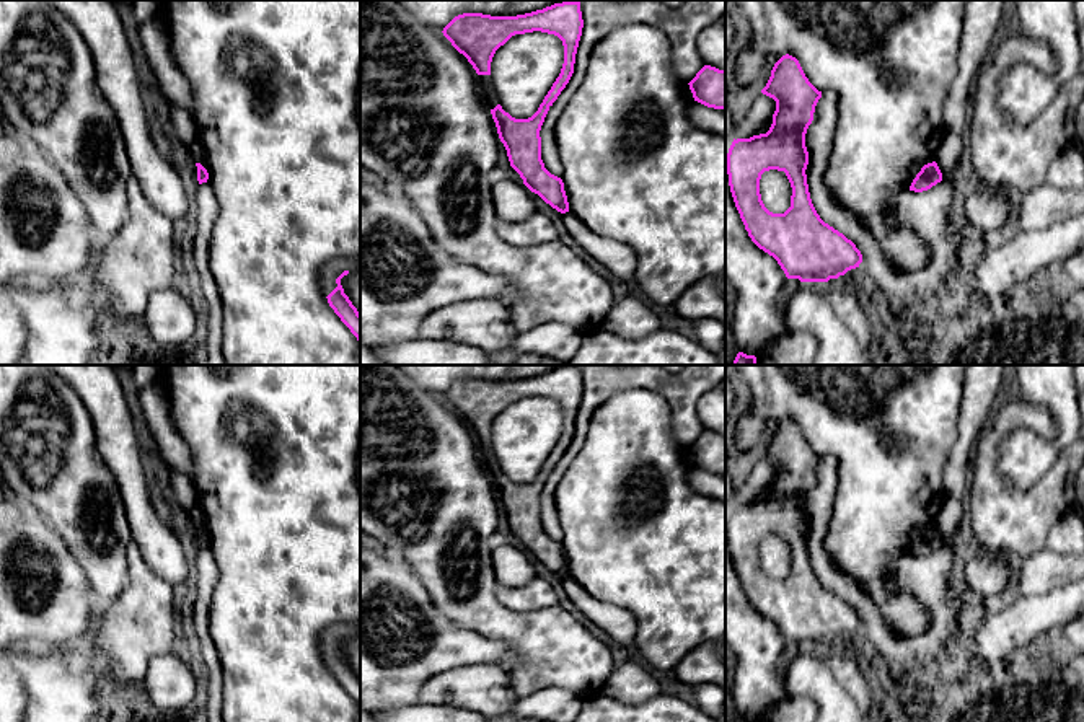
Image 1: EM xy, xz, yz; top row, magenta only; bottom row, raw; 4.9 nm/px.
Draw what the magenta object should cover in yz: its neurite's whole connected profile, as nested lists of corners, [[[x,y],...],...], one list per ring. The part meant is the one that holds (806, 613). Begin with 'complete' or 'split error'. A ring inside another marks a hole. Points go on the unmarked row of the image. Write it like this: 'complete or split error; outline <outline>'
complete; outline [[[786,419],[774,429],[761,458],[776,466],[769,495],[734,504],[727,518],[735,572],[751,606],[778,626],[787,644],[838,644],[859,632],[862,619],[820,583],[810,564],[805,499],[822,456],[809,447],[799,425]],[[769,535],[784,536],[791,548],[791,572],[784,579],[769,577],[761,566],[760,544]]]

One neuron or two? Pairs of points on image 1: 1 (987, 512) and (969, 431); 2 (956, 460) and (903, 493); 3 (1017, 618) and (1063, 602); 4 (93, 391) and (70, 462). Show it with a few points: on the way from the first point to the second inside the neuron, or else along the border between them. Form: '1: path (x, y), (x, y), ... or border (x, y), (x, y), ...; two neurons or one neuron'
1: border (991, 416), (975, 445), (970, 465); two neurons
2: border (957, 432), (944, 466), (946, 494); two neurons
3: path (1029, 618), (1040, 618), (1052, 611); one neuron
4: border (66, 382), (80, 398), (92, 419), (96, 449); two neurons

